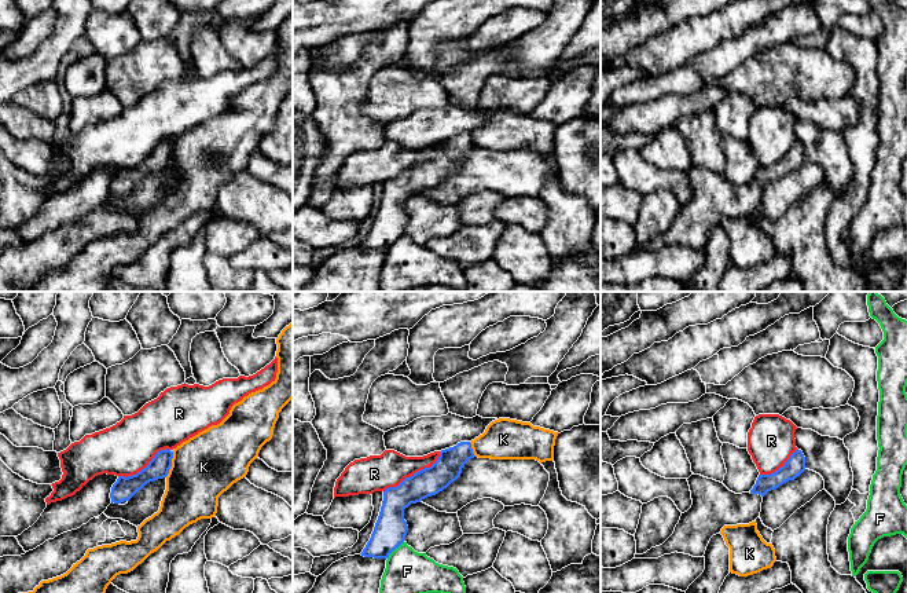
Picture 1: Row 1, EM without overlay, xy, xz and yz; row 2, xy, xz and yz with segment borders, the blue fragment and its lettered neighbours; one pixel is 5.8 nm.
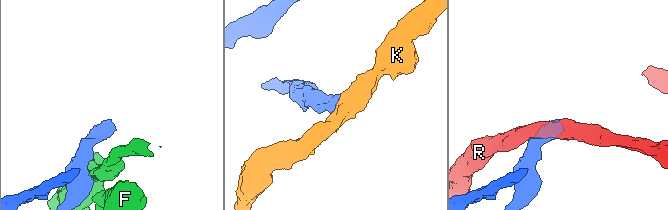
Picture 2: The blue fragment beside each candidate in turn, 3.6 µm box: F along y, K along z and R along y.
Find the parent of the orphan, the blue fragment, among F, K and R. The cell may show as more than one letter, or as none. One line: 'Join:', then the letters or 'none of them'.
Join: none of them

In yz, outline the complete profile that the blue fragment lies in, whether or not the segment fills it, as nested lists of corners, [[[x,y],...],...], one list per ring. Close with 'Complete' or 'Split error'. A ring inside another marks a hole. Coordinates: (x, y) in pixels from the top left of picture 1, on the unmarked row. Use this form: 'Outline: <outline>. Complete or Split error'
Outline: [[[797,140],[776,164],[759,166],[749,184],[735,186],[720,173],[693,165],[687,171],[693,197],[682,205],[673,226],[662,237],[635,246],[634,250],[658,250],[675,244],[702,249],[710,230],[724,217],[756,213],[760,209],[763,188],[794,172],[804,162],[805,149]]]. Split error

